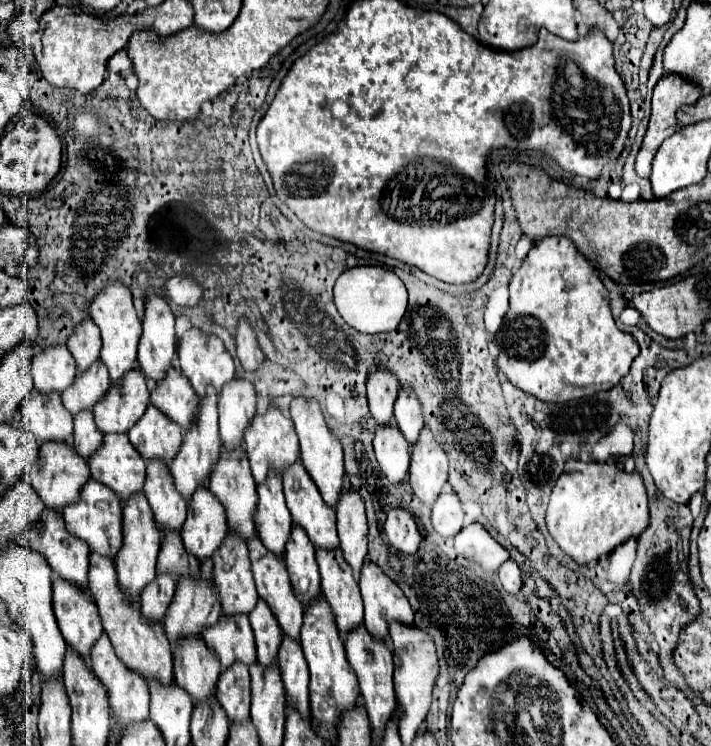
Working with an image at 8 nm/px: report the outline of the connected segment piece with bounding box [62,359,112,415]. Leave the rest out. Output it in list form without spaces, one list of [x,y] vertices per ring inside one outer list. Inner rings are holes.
[[[96,359],[84,373],[78,373],[74,383],[62,393],[62,403],[72,415],[76,415],[82,409],[92,409],[110,385],[108,369],[100,359]]]

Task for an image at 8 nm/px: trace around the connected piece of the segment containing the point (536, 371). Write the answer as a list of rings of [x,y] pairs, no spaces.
[[[544,237],[526,255],[510,281],[510,309],[496,333],[496,341],[500,347],[496,367],[516,387],[548,403],[564,403],[612,389],[628,373],[630,363],[640,353],[636,339],[616,327],[608,289],[598,277],[594,263],[588,261],[568,237]]]

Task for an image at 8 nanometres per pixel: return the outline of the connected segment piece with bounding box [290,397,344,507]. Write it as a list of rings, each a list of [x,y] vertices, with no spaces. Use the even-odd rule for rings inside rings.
[[[294,397],[290,403],[290,415],[296,427],[296,435],[300,441],[300,459],[304,463],[304,467],[308,469],[310,477],[314,479],[314,483],[318,485],[322,497],[326,499],[326,503],[330,507],[336,507],[338,503],[338,495],[342,491],[344,485],[344,459],[342,459],[342,445],[336,439],[336,435],[330,431],[324,413],[320,409],[320,405],[314,399],[306,399],[306,397]]]

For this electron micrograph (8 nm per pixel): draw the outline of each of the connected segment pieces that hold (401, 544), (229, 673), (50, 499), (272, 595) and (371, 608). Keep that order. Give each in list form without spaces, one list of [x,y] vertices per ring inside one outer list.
[[[392,509],[384,523],[384,531],[388,535],[392,553],[414,555],[418,551],[418,543],[422,537],[414,517],[406,509]]]
[[[232,663],[216,683],[216,695],[232,721],[246,721],[250,715],[250,675],[244,663]]]
[[[42,441],[36,463],[28,469],[28,477],[36,487],[44,507],[48,509],[64,509],[70,503],[76,503],[82,485],[90,479],[90,469],[84,457],[80,457],[74,447],[66,441]]]
[[[254,537],[248,539],[248,549],[250,549],[250,561],[252,561],[252,573],[254,573],[254,581],[256,581],[256,589],[258,595],[268,603],[268,607],[272,609],[272,613],[276,615],[280,627],[284,633],[288,633],[292,639],[300,639],[300,627],[302,627],[302,615],[304,615],[304,607],[300,603],[300,599],[294,595],[292,591],[292,583],[286,571],[286,563],[284,557],[276,557],[272,551],[268,551],[264,547],[264,543]]]
[[[364,561],[360,591],[364,599],[364,625],[374,637],[388,641],[388,623],[392,619],[402,623],[414,621],[414,613],[402,589],[372,561]]]

